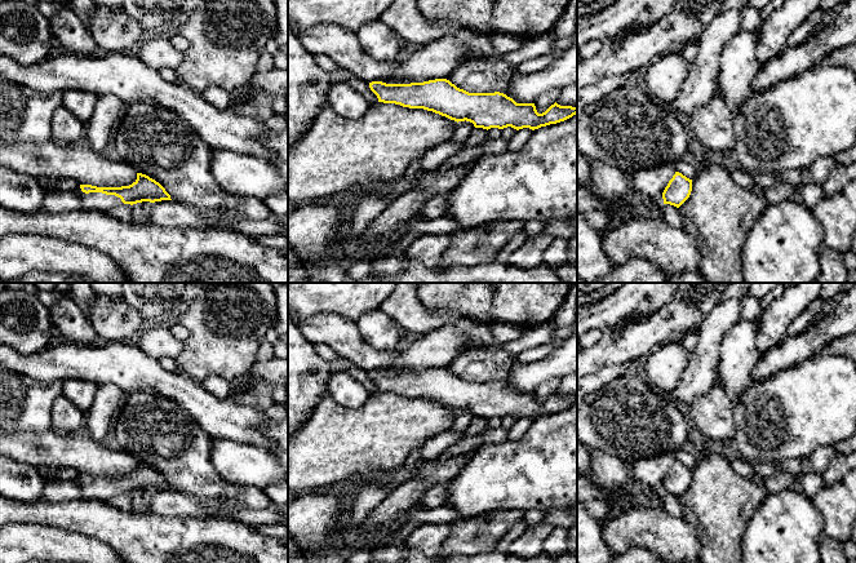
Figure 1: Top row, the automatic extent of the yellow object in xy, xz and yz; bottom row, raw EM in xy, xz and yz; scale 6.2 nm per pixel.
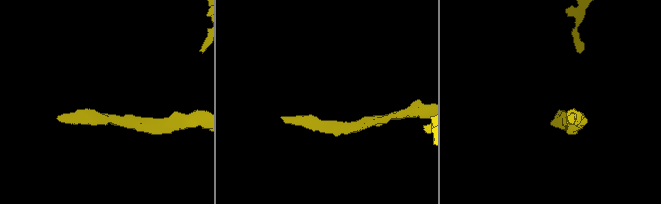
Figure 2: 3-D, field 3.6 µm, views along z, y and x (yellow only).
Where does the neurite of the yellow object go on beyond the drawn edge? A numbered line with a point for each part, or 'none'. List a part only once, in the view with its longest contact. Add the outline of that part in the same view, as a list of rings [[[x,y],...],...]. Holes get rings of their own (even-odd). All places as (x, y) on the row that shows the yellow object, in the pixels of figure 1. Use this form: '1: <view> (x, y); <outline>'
1: xy (93, 200); [[[80,186],[72,192],[80,196],[84,209],[96,209],[106,212],[111,208],[124,204],[121,199],[115,195],[106,195],[102,192],[85,194],[81,191]]]

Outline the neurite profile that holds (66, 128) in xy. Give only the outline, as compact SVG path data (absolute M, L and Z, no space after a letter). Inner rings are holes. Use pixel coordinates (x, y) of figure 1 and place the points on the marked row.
M61 106L52 119L52 138L58 143L75 143L84 138L84 123Z

